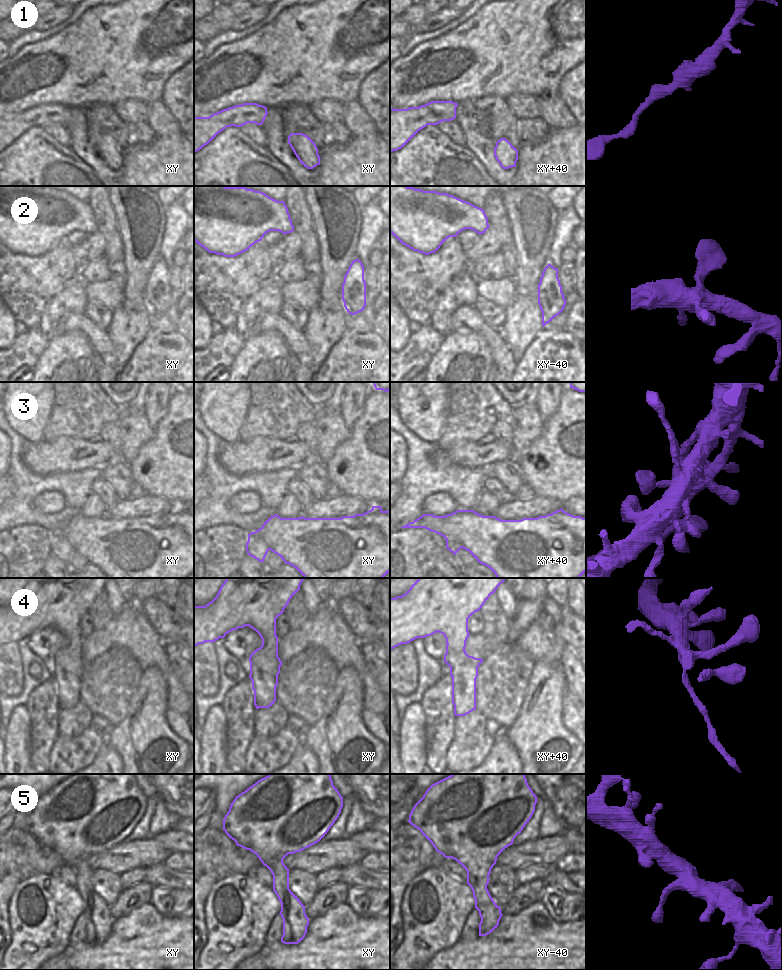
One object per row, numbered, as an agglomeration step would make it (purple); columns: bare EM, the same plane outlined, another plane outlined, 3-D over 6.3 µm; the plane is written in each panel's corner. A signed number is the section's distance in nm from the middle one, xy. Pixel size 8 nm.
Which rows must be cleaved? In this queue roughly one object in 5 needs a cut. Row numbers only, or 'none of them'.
4

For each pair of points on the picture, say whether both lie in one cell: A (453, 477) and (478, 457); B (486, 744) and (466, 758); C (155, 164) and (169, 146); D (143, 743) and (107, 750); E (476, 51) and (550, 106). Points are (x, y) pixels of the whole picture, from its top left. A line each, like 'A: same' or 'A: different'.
A: different
B: same
C: same
D: different
E: different

